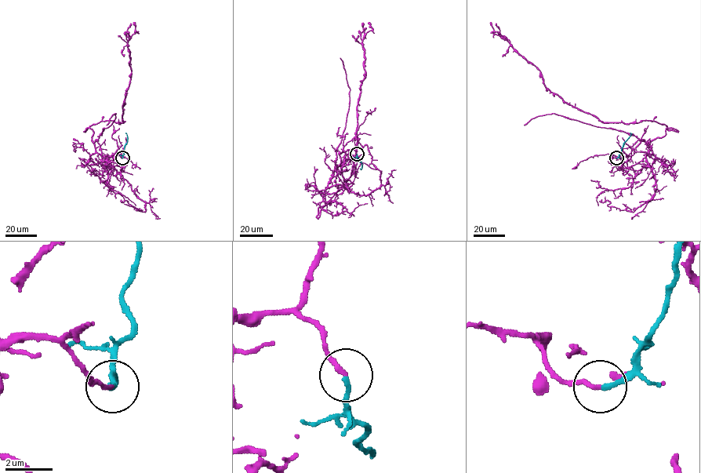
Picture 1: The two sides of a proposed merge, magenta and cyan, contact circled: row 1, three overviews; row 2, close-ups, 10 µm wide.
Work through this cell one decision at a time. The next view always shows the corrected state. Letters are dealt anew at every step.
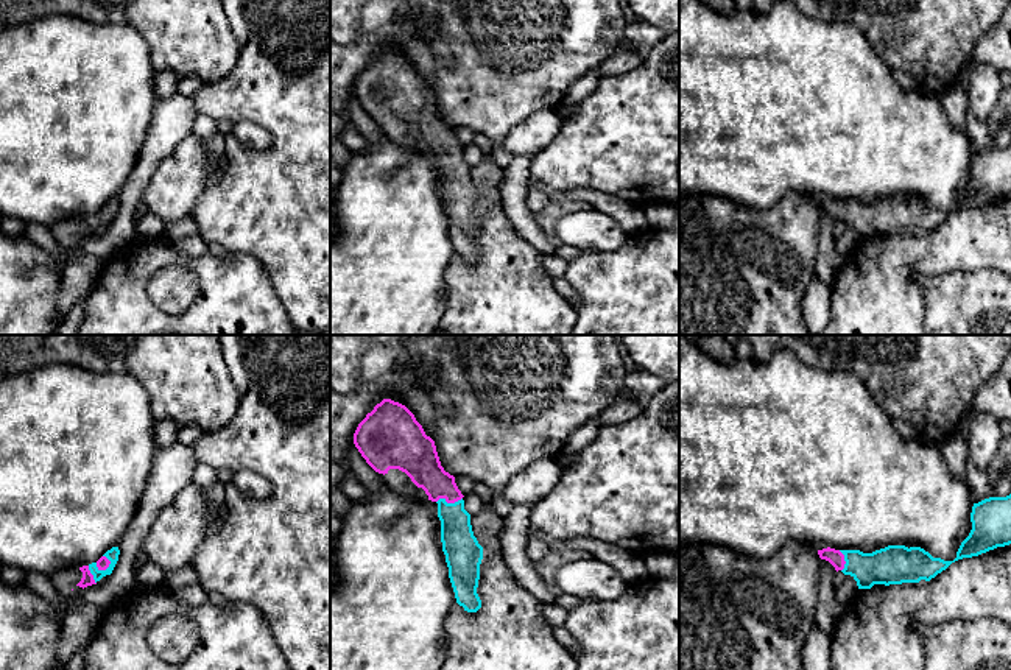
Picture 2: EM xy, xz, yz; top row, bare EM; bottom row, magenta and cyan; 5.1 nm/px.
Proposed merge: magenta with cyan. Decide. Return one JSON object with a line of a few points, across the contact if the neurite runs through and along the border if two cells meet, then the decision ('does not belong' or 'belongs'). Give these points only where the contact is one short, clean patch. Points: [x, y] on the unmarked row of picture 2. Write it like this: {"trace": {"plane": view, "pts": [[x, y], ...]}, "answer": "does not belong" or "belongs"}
{"trace": {"plane": "xy", "pts": [[103, 214], [108, 217], [112, 206]]}, "answer": "belongs"}

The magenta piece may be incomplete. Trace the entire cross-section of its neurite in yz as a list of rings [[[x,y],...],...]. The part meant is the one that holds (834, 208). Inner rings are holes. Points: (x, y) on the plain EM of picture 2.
[[[1011,145],[974,154],[970,173],[972,181],[961,193],[953,212],[933,209],[921,198],[908,199],[905,196],[888,196],[872,204],[827,198],[818,201],[818,206],[829,212],[837,223],[851,226],[858,240],[871,240],[874,235],[930,232],[958,210],[1011,195]]]

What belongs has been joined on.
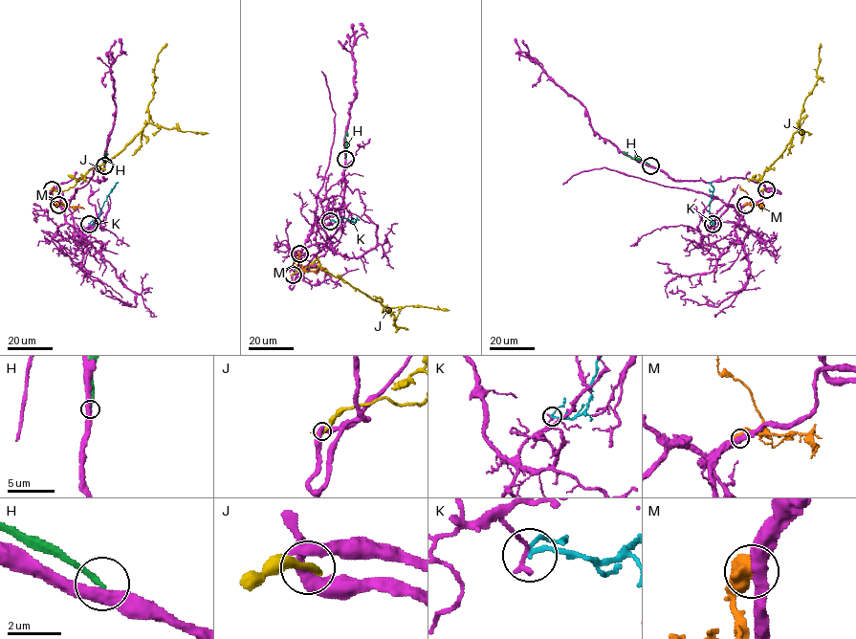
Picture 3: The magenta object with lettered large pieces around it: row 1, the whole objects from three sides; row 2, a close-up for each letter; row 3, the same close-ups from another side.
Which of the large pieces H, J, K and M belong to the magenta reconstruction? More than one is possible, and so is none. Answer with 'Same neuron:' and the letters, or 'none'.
Same neuron: none

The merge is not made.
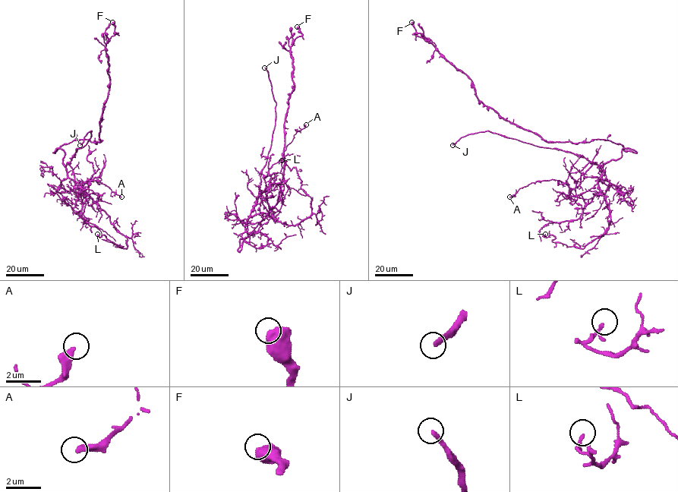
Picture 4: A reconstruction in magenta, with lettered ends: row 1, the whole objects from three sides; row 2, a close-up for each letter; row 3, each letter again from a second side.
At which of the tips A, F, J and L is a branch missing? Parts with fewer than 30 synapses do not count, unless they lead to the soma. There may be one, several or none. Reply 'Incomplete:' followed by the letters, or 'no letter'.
Incomplete: J

